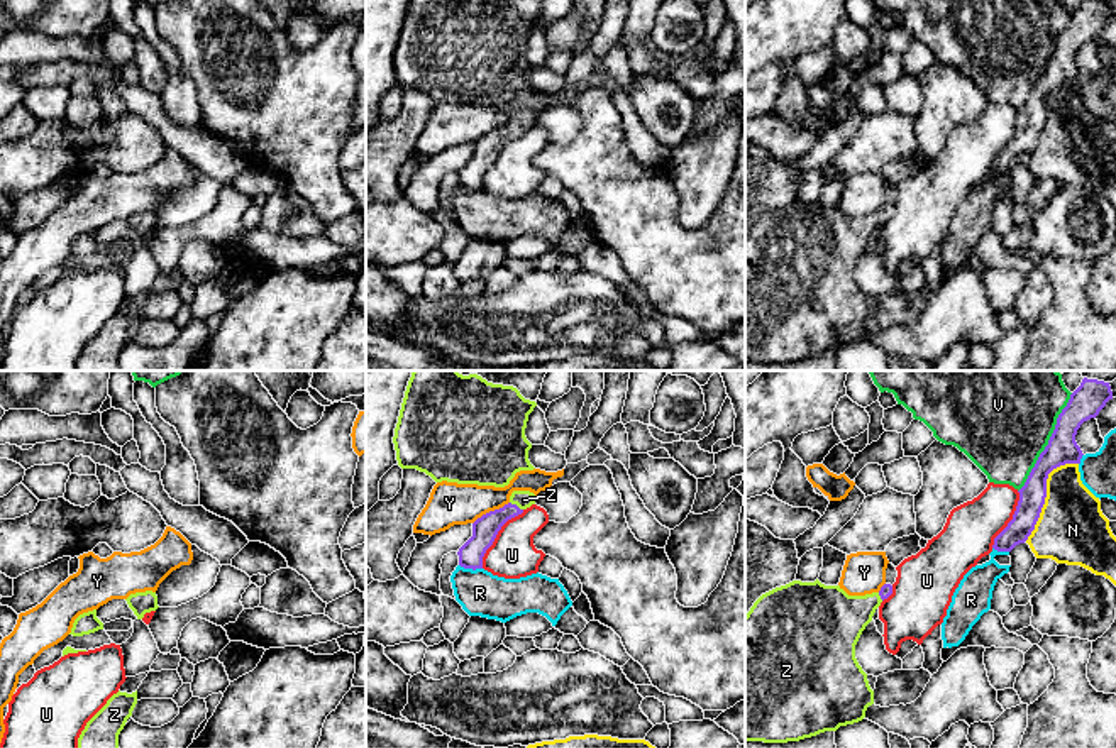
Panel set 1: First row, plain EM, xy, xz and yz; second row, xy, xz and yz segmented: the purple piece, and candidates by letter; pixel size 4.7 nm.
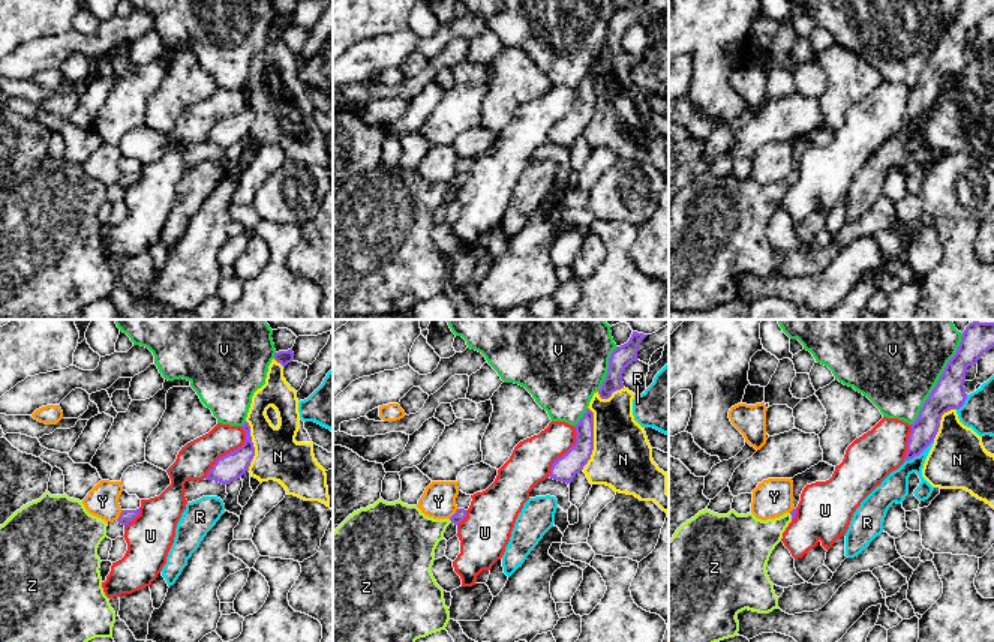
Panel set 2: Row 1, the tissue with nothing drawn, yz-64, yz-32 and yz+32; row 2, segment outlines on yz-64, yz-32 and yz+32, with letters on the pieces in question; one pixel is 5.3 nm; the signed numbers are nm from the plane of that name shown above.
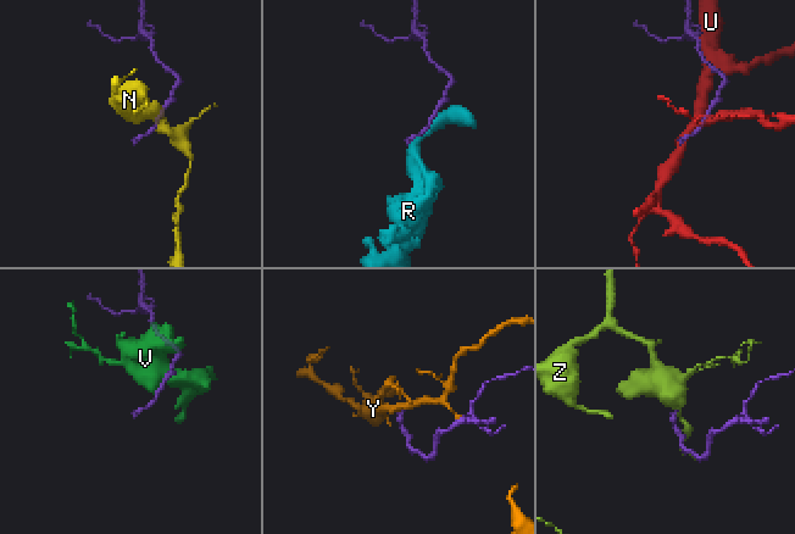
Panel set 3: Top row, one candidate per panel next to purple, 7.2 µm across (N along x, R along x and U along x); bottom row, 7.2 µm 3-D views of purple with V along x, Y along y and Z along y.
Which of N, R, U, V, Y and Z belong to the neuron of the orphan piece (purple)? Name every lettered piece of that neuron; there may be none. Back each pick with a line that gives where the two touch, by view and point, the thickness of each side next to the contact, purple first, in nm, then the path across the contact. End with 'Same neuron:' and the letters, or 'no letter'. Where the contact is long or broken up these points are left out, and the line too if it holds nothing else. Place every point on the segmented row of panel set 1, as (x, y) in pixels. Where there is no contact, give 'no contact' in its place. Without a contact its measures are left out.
Z: meets purple in xz at (515, 505); 120 nm thick on the purple side, 90 nm on the other; runs through xz (485, 528), (515, 505), (524, 500)
Same neuron: Z

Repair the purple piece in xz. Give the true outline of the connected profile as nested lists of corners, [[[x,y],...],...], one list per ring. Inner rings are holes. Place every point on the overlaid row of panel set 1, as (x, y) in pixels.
[[[513,491],[510,503],[500,509],[489,511],[472,523],[472,536],[459,548],[459,565],[464,569],[483,569],[483,557],[493,545],[501,526],[535,504],[535,494],[530,491]]]

